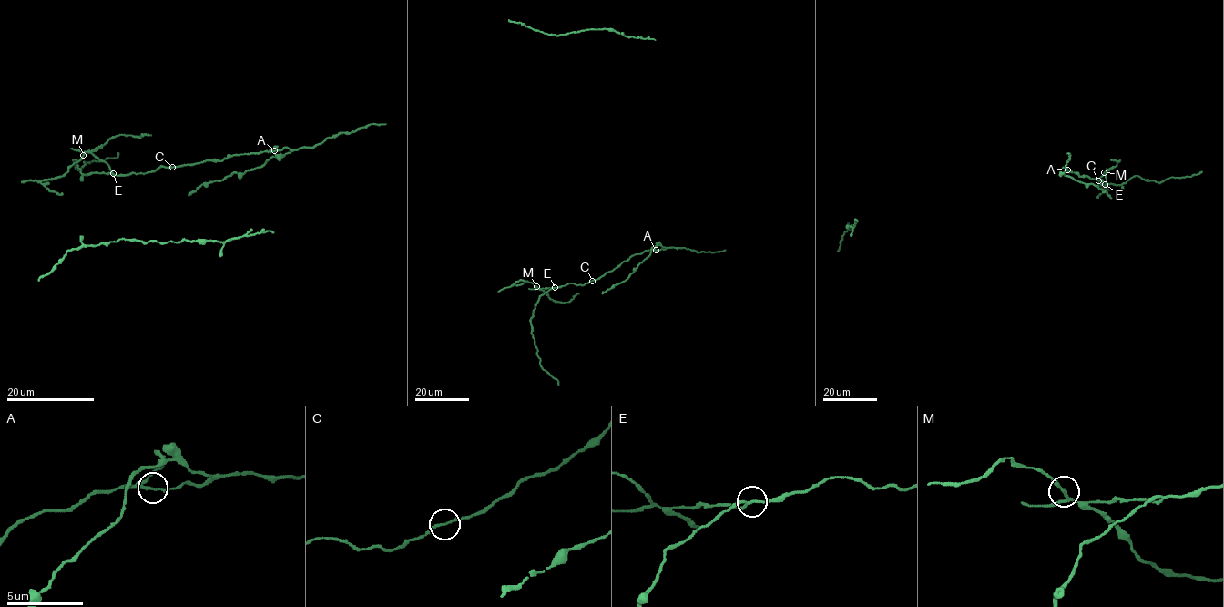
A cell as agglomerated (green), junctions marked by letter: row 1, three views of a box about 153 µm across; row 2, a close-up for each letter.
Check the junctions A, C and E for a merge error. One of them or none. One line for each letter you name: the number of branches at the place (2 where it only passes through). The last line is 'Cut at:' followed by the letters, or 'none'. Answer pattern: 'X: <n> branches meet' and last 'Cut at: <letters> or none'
E: 3 branches meet
Cut at: E

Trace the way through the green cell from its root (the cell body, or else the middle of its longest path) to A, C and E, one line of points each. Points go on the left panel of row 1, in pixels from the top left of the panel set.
A: (280, 159), (290, 150), (286, 147), (274, 150)
C: (280, 159), (290, 150), (284, 147), (280, 150), (239, 153), (221, 160), (172, 167)
E: (280, 159), (290, 150), (284, 147), (280, 150), (239, 153), (221, 160), (160, 167), (145, 173), (112, 173)

